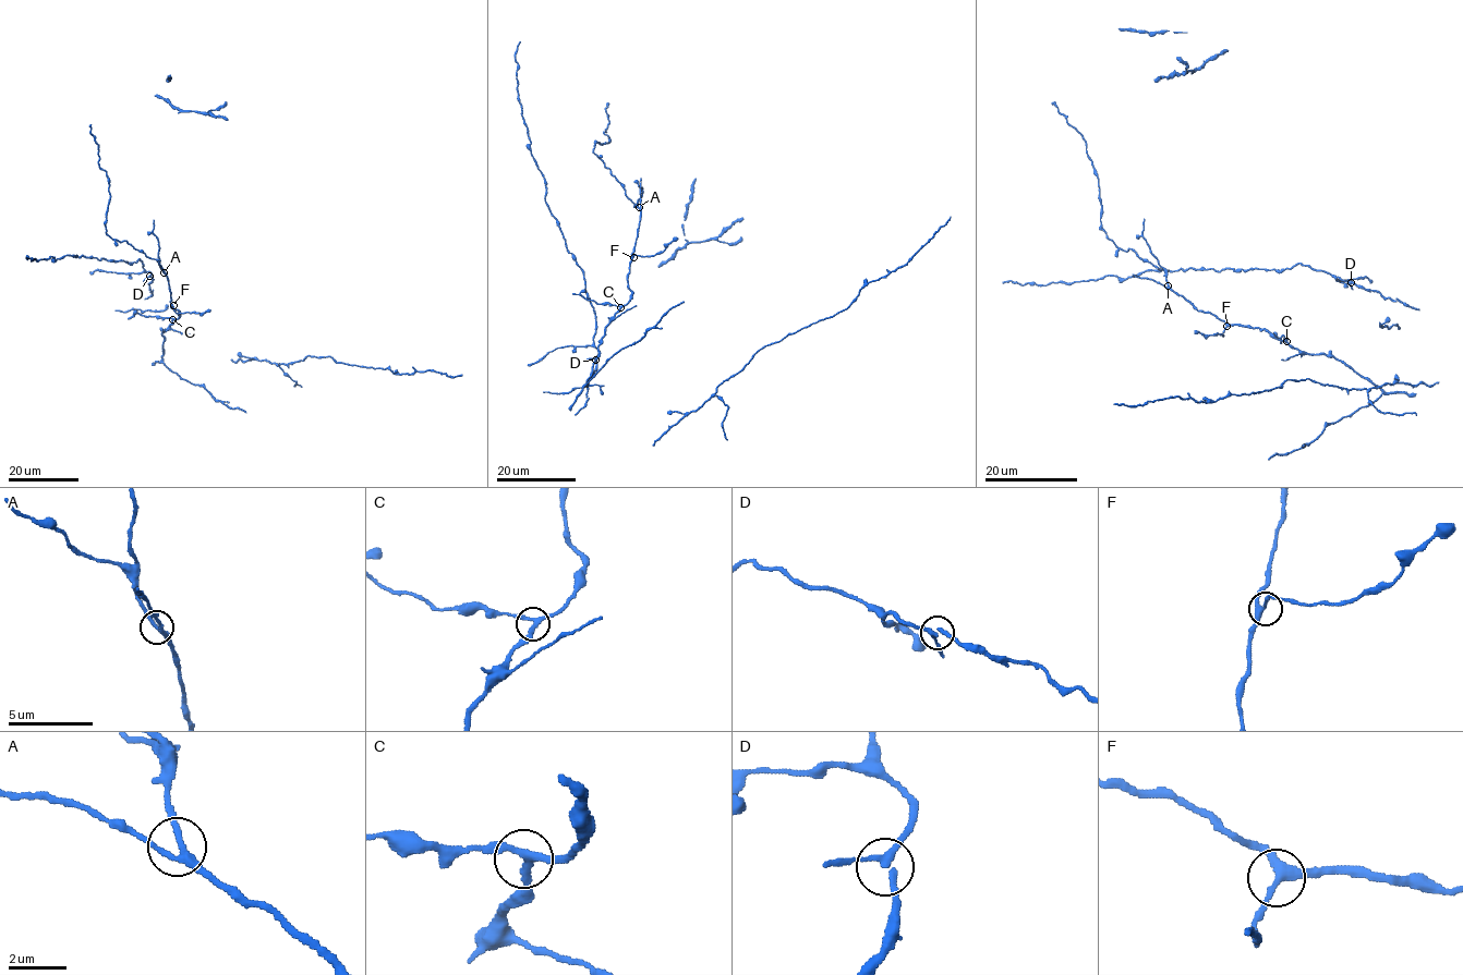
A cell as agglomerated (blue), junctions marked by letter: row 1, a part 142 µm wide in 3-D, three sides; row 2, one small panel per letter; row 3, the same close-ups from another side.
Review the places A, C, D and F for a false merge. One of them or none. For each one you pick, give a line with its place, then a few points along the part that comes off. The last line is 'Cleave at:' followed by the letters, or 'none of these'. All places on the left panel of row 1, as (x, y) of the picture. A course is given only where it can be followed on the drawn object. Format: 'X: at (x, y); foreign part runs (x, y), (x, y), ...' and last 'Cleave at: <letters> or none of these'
Cleave at: none of these

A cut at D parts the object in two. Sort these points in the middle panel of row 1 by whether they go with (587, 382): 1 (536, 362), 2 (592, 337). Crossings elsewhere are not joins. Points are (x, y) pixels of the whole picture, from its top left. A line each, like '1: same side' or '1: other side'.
1: other side
2: other side

